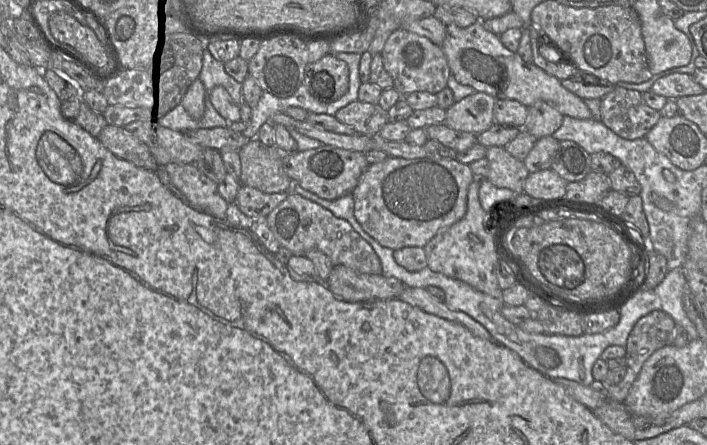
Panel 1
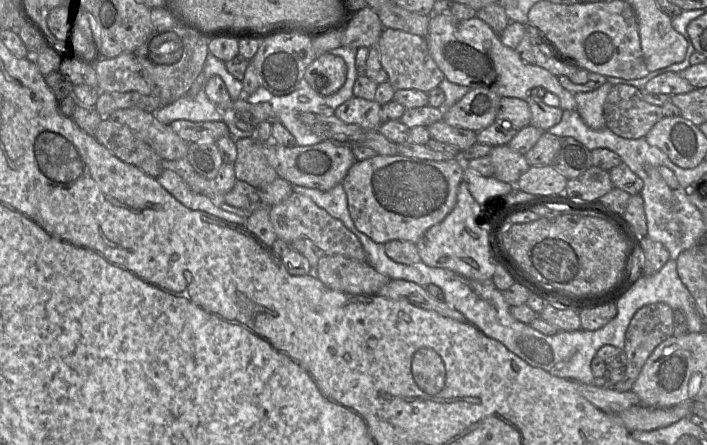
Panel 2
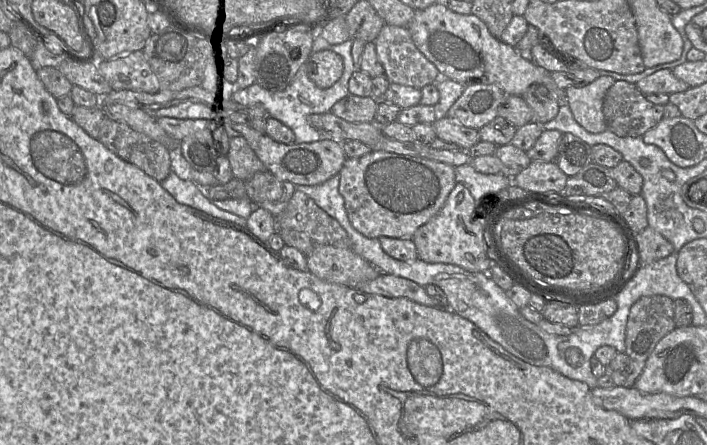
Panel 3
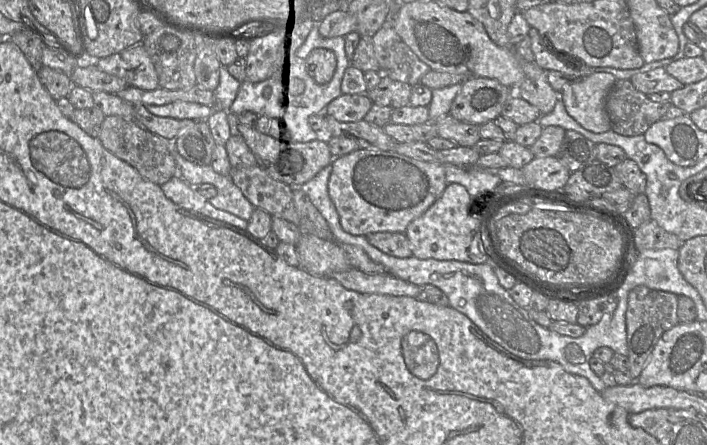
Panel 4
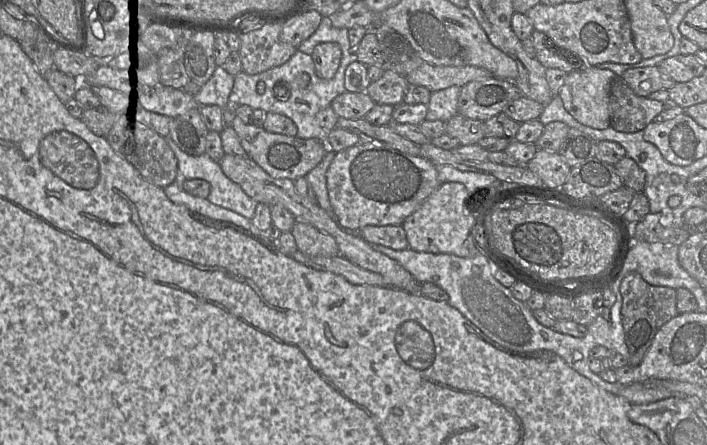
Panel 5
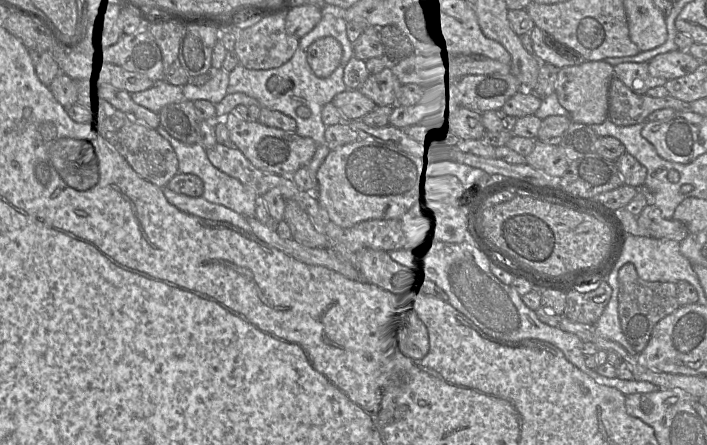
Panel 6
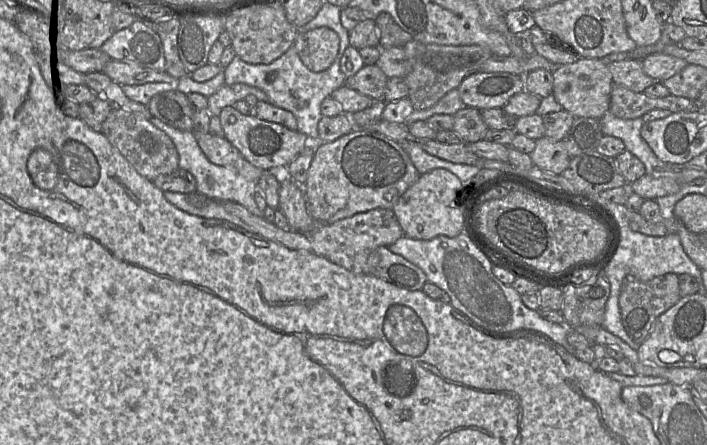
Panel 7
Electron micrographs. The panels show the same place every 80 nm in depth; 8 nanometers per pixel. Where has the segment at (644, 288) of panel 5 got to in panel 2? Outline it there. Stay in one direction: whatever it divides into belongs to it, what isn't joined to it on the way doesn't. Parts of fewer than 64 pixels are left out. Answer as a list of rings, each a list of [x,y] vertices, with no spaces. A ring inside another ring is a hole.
[[[658,302],[638,309],[625,334],[625,375],[612,388],[620,392],[631,390],[647,358],[660,343],[672,335],[673,309],[669,305]]]

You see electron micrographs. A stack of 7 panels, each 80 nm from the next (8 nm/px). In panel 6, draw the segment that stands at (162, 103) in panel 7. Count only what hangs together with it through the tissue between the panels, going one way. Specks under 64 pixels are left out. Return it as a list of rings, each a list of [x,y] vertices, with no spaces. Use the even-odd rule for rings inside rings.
[[[185,100],[165,105],[157,112],[160,126],[180,142],[201,144],[200,119],[193,101]]]

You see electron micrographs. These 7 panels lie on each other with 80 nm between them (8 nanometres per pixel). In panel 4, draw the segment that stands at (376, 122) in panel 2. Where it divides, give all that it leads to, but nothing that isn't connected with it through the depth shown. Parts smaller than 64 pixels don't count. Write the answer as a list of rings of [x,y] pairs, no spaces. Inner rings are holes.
[[[342,94],[328,104],[326,112],[342,122],[357,122],[365,118],[373,104],[368,94]]]

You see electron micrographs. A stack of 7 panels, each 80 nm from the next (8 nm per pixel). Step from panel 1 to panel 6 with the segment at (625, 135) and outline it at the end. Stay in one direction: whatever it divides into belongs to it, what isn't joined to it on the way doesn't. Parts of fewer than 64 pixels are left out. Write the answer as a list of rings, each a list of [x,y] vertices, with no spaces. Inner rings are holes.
[[[614,77],[608,91],[608,119],[618,126],[645,123],[648,116],[661,109],[689,111],[690,103],[668,95],[653,98],[647,94],[634,93],[621,80]]]

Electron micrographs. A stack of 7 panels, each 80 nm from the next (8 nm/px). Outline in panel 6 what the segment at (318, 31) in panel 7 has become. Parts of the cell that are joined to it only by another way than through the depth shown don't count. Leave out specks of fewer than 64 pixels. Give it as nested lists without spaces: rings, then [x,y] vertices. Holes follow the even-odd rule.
[[[326,36],[314,41],[306,50],[307,61],[319,78],[329,77],[340,64],[342,48],[334,37]]]

